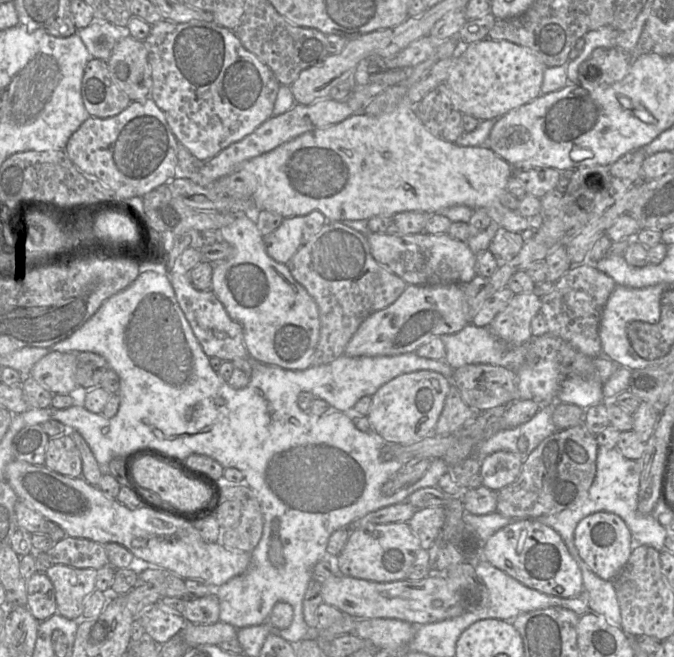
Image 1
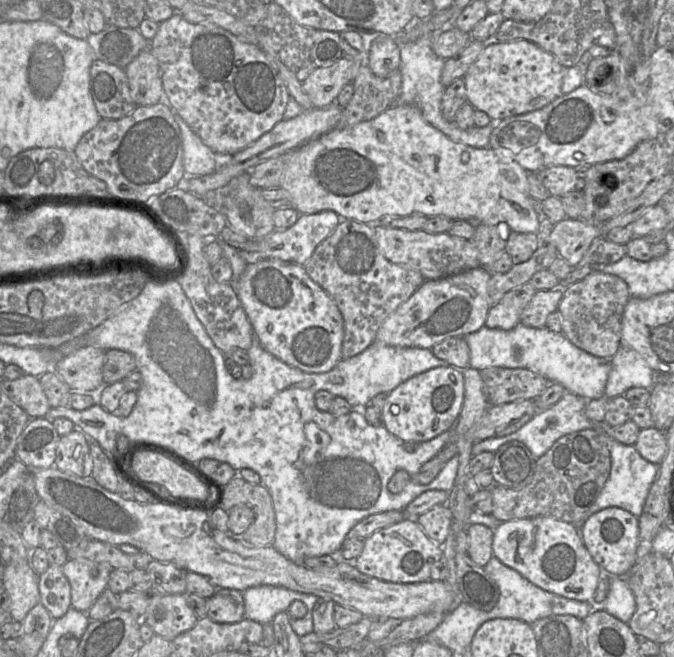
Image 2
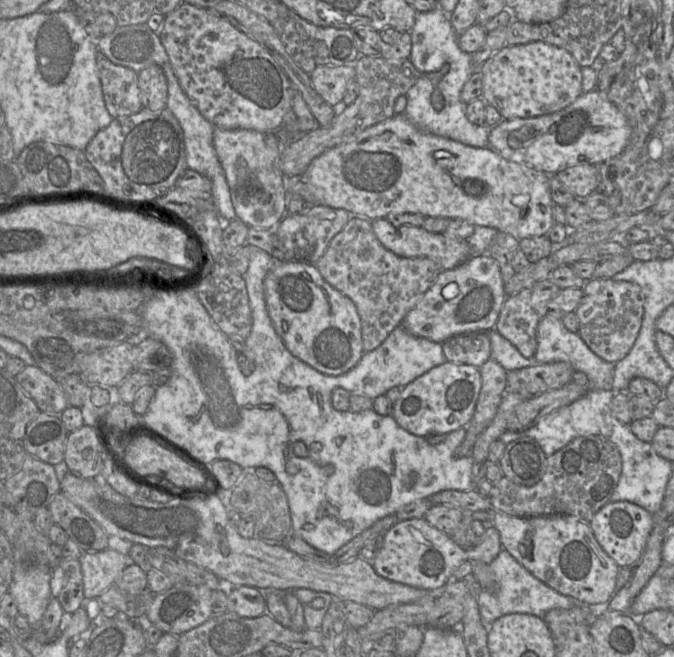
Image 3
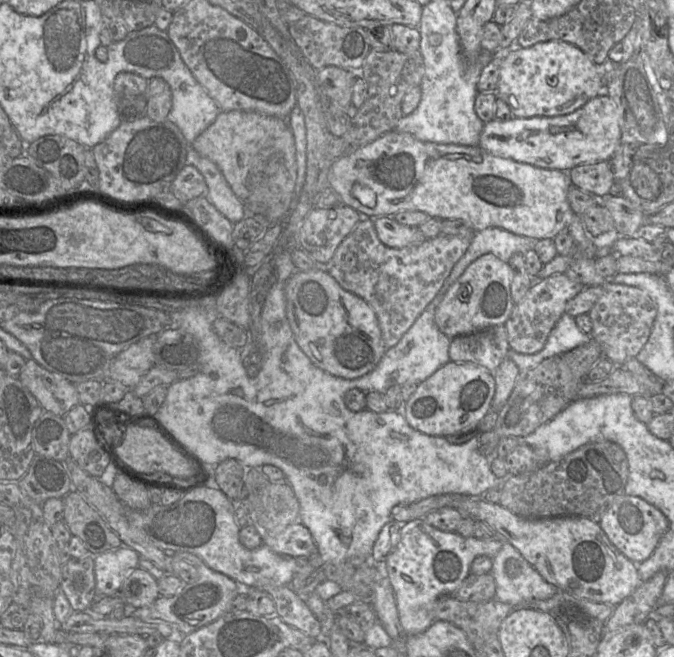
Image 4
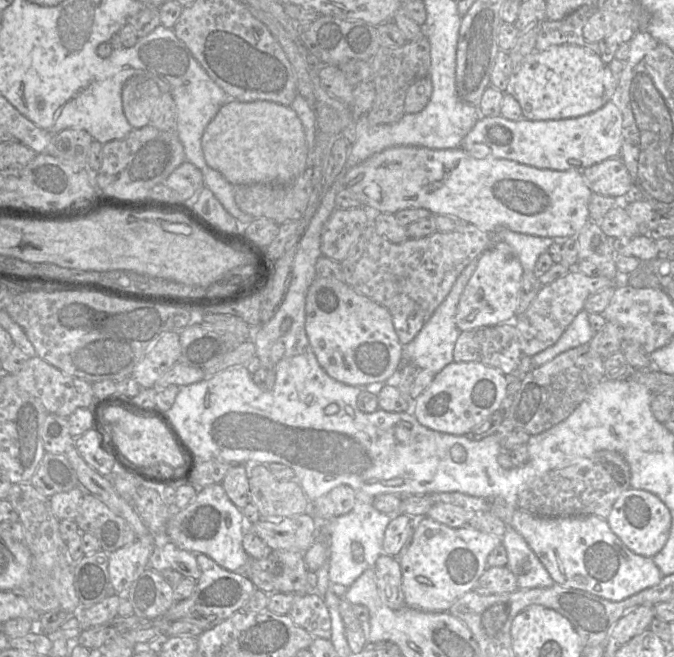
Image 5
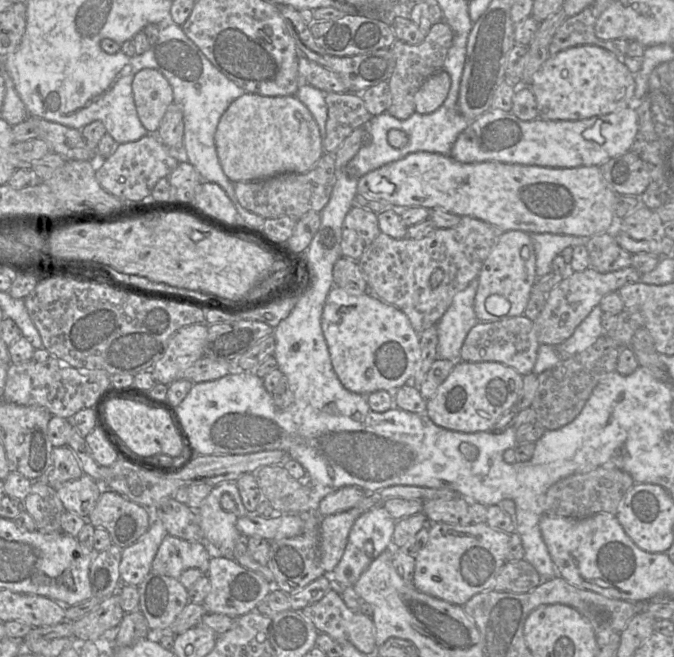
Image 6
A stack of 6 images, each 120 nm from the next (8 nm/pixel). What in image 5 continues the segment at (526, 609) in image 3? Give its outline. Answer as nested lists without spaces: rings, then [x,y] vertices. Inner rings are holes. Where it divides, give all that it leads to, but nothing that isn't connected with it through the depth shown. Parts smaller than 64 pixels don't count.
[[[510,526],[502,536],[507,553],[506,567],[515,575],[518,589],[546,588],[554,581],[523,537]]]

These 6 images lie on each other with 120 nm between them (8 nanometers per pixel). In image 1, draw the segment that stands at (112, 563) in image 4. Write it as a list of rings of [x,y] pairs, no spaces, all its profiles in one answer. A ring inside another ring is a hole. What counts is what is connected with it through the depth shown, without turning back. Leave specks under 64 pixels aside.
[[[53,564],[45,574],[54,586],[57,613],[68,619],[81,620],[84,601],[96,589],[97,570]]]

